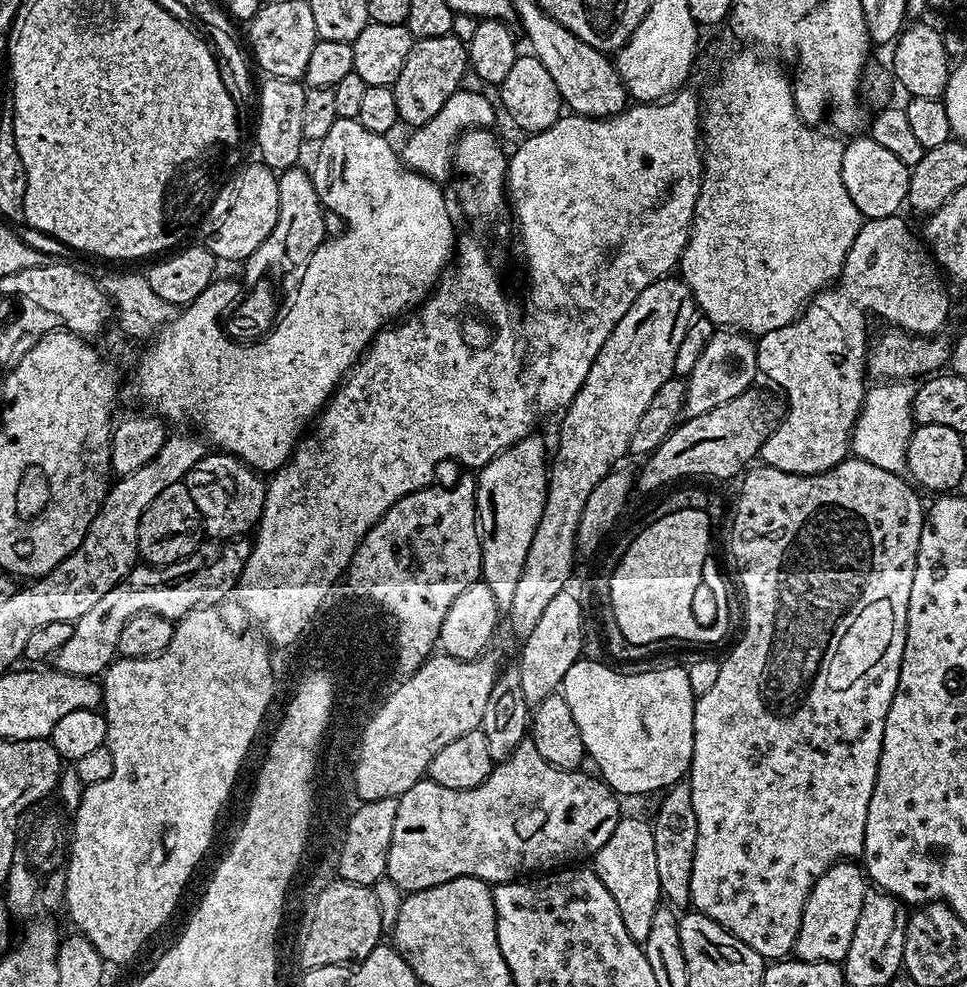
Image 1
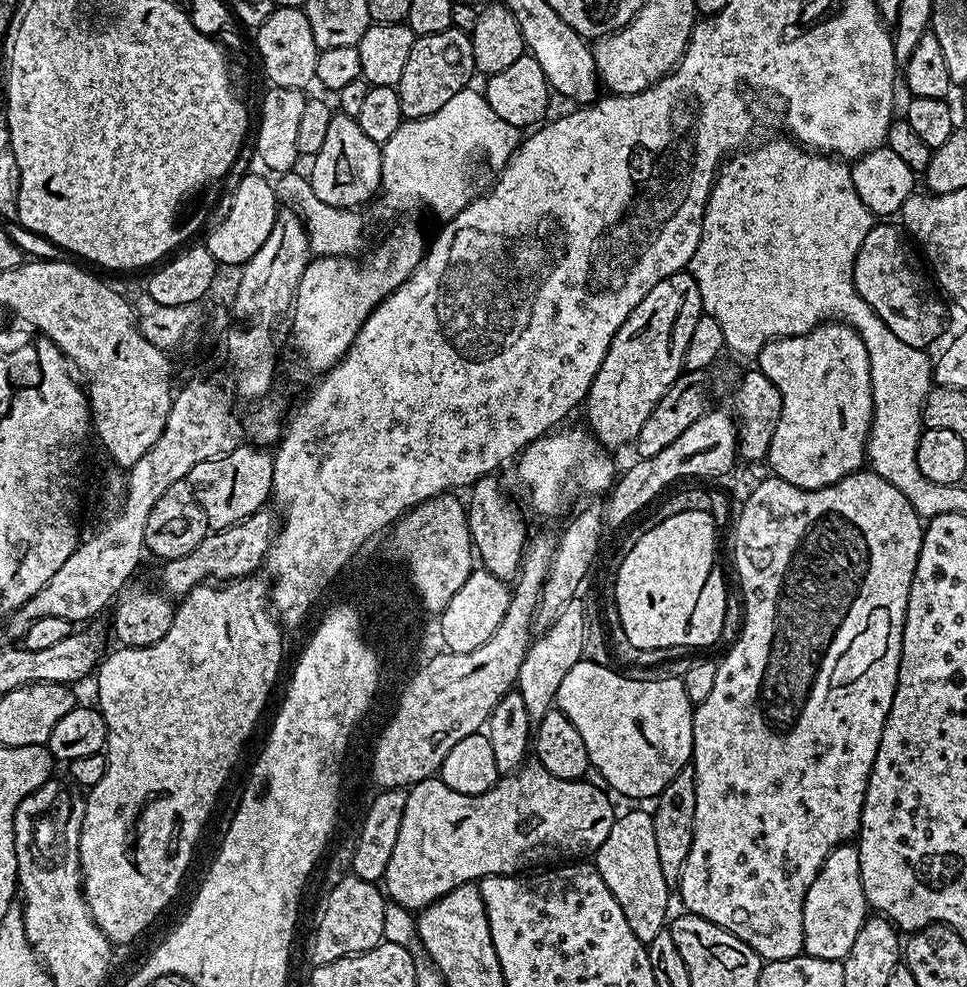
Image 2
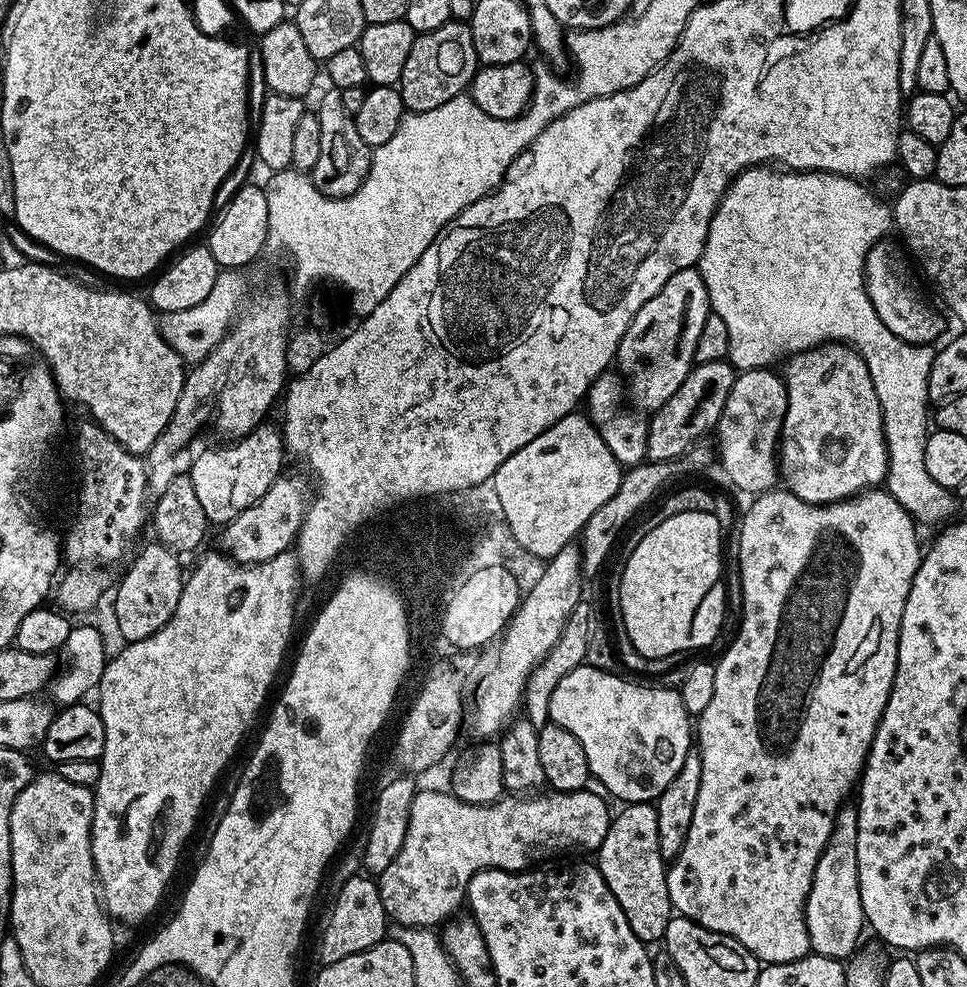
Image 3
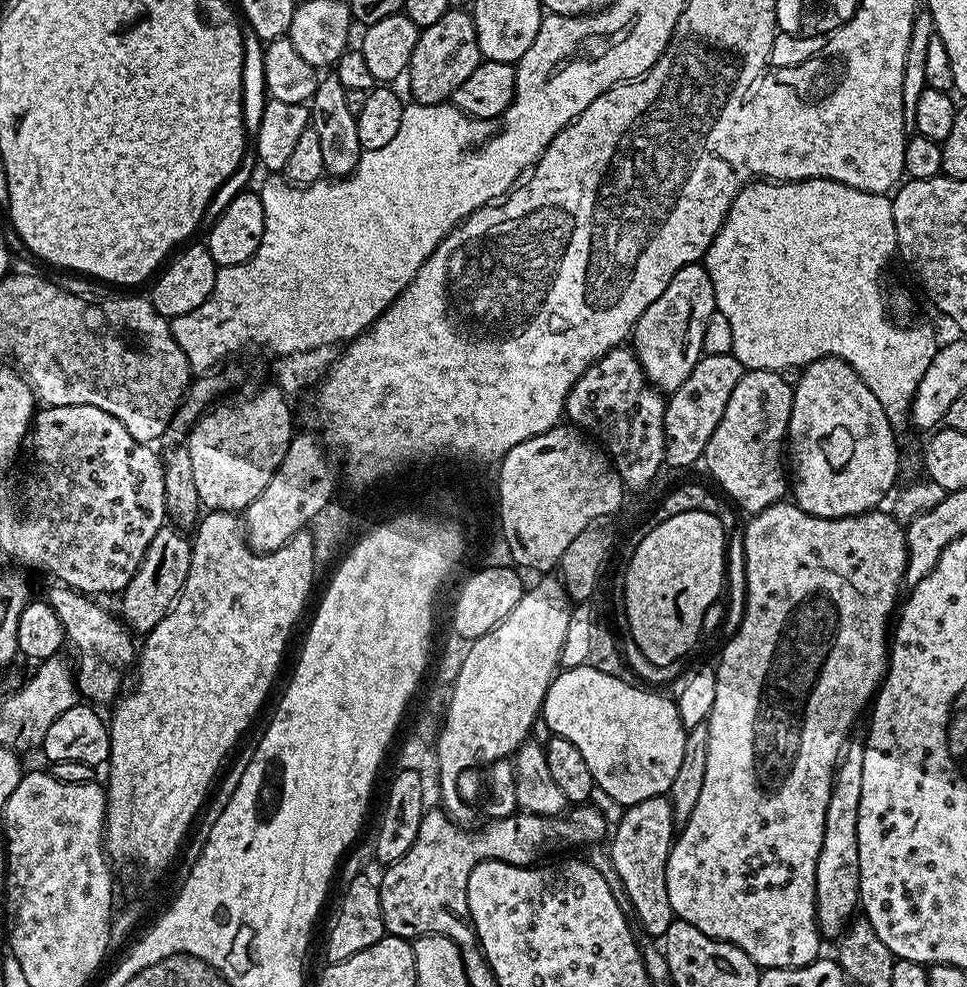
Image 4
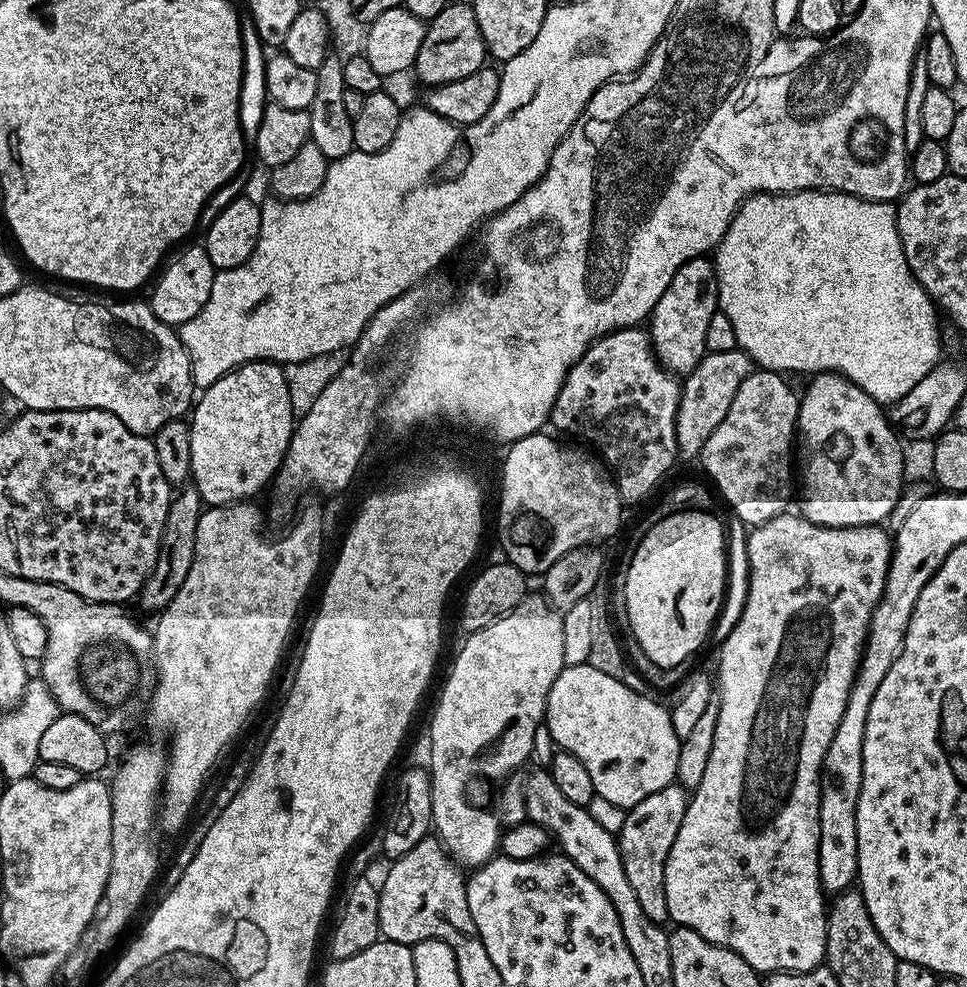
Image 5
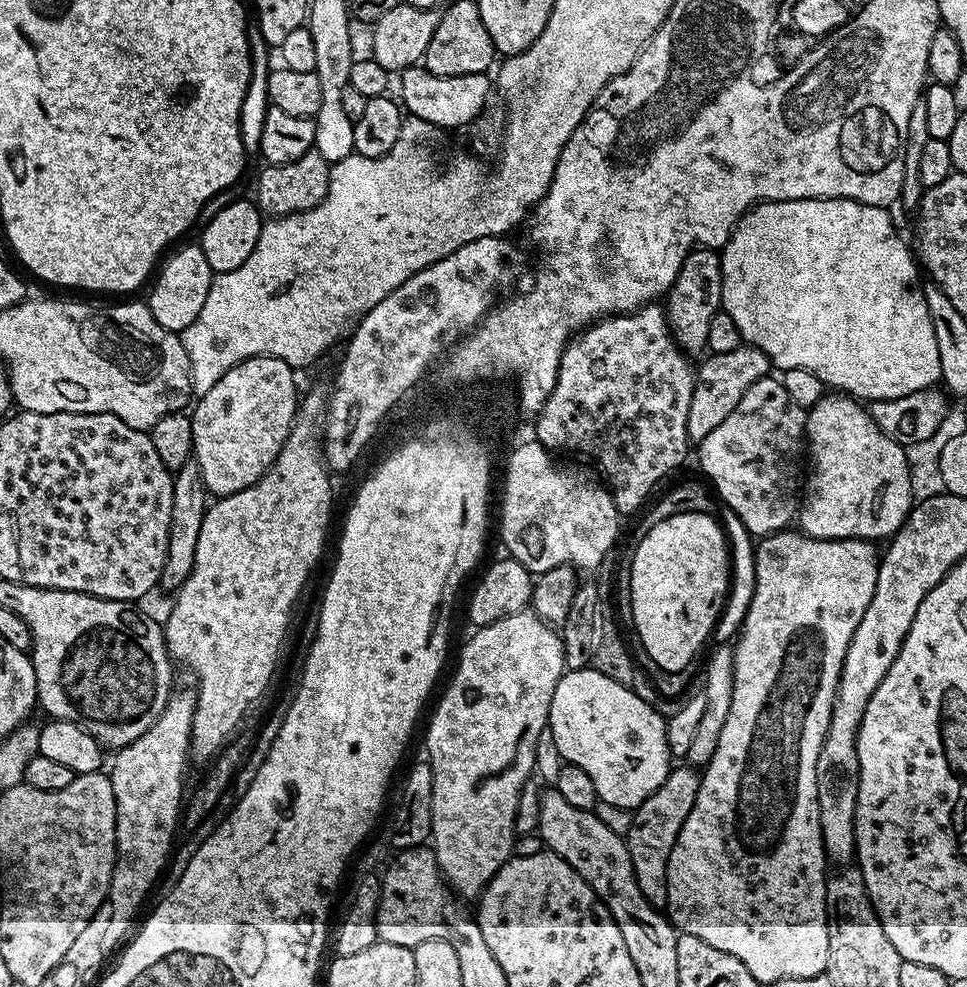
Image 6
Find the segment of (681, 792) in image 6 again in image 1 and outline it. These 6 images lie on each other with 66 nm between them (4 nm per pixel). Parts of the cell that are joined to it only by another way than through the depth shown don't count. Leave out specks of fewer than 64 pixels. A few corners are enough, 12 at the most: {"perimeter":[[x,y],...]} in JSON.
{"perimeter":[[625,815],[596,877],[630,938],[662,904],[651,823]]}

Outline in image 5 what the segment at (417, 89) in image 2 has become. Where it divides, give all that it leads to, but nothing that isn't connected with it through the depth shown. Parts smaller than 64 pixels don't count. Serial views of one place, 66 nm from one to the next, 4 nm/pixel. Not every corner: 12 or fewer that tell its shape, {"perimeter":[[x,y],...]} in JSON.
{"perimeter":[[450,2],[425,27],[414,73],[458,82],[486,64],[471,3]]}

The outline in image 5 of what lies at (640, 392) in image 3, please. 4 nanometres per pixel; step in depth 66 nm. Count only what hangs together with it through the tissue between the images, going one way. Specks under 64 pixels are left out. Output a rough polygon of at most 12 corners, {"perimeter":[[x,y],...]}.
{"perimeter":[[694,257],[650,317],[652,350],[683,378],[706,354],[716,266]]}

